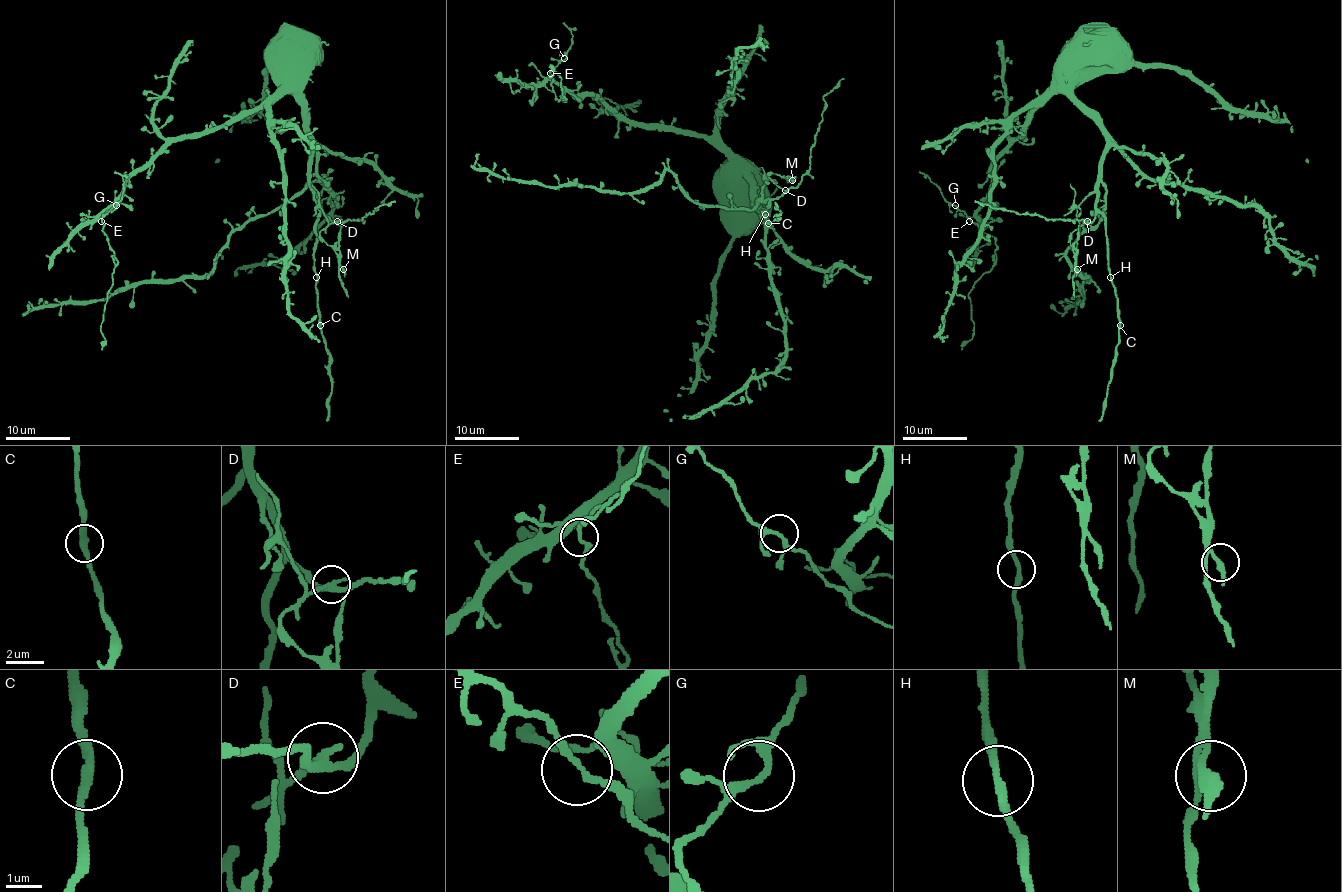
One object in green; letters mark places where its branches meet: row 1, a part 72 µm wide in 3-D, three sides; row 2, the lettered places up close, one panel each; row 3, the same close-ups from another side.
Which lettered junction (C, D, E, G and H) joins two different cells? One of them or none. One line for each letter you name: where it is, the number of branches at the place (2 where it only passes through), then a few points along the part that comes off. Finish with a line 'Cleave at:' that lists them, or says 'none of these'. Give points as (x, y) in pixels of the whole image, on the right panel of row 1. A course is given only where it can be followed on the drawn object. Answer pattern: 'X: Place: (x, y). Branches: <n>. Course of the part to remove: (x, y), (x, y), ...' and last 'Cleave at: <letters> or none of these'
D: Place: (1087, 221). Branches: 3. Course of the part to remove: (1086, 221), (1072, 235), (1070, 246), (1075, 256), (1074, 298)
Cleave at: D

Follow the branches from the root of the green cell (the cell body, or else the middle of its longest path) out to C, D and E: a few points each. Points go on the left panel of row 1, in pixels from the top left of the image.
C: (274, 46), (273, 67), (297, 91), (303, 129), (310, 139), (310, 184), (319, 206), (315, 245), (319, 325)
D: (274, 46), (273, 67), (297, 91), (302, 107), (303, 129), (310, 139), (311, 192), (319, 208), (337, 221)
E: (274, 46), (271, 78), (281, 88), (254, 110), (172, 137), (127, 181), (101, 221)

